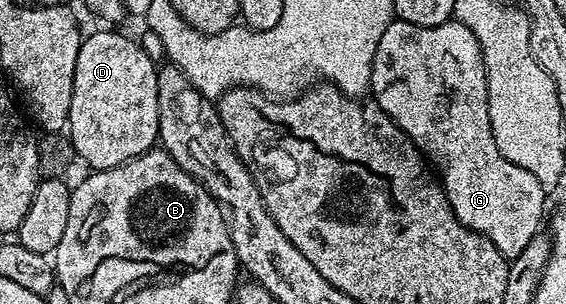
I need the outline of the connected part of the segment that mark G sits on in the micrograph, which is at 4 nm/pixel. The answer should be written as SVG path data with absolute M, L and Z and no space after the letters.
M393 19L389 27L385 27L385 35L381 35L381 43L377 43L369 89L372 94L375 92L374 104L379 105L381 111L385 111L385 115L401 127L401 131L405 131L407 138L437 170L445 195L460 223L485 235L485 239L489 239L504 257L512 259L521 255L529 241L541 232L539 224L542 221L544 224L545 186L539 182L537 175L529 175L525 167L509 163L509 159L497 151L497 139L493 139L493 127L489 123L487 68L477 35L454 19L437 27L417 27L413 23Z

